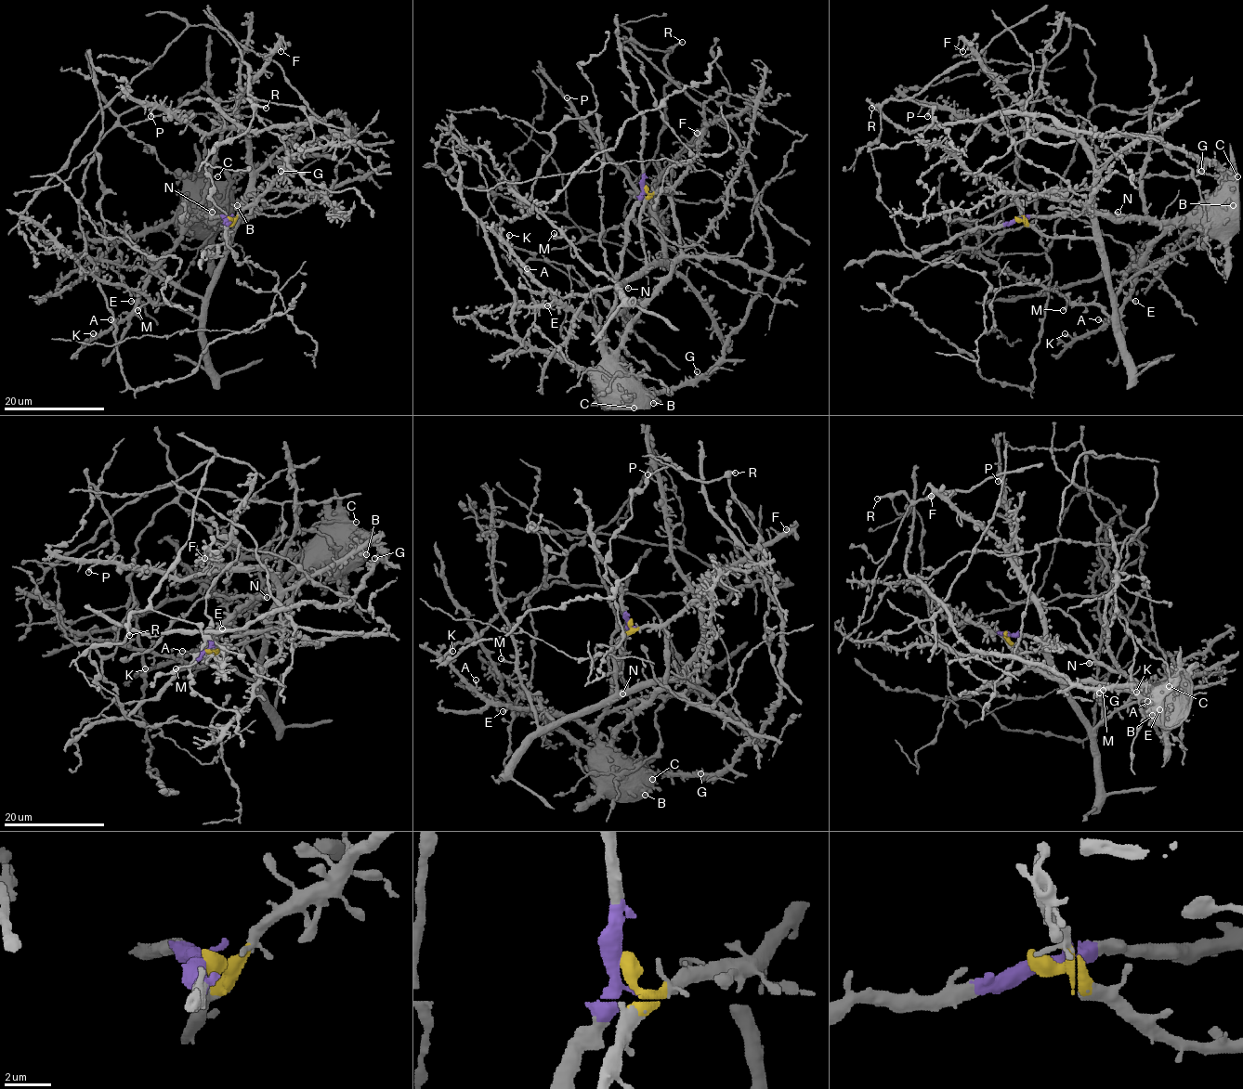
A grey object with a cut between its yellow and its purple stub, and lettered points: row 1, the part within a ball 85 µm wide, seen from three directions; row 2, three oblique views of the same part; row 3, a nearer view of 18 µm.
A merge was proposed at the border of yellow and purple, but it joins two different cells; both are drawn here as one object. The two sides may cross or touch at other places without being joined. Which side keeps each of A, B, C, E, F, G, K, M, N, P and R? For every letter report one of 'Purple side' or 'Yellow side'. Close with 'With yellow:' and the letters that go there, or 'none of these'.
A: Purple side
B: Purple side
C: Purple side
E: Purple side
F: Yellow side
G: Purple side
K: Purple side
M: Yellow side
N: Purple side
P: Yellow side
R: Purple side
With yellow: F, M, P

